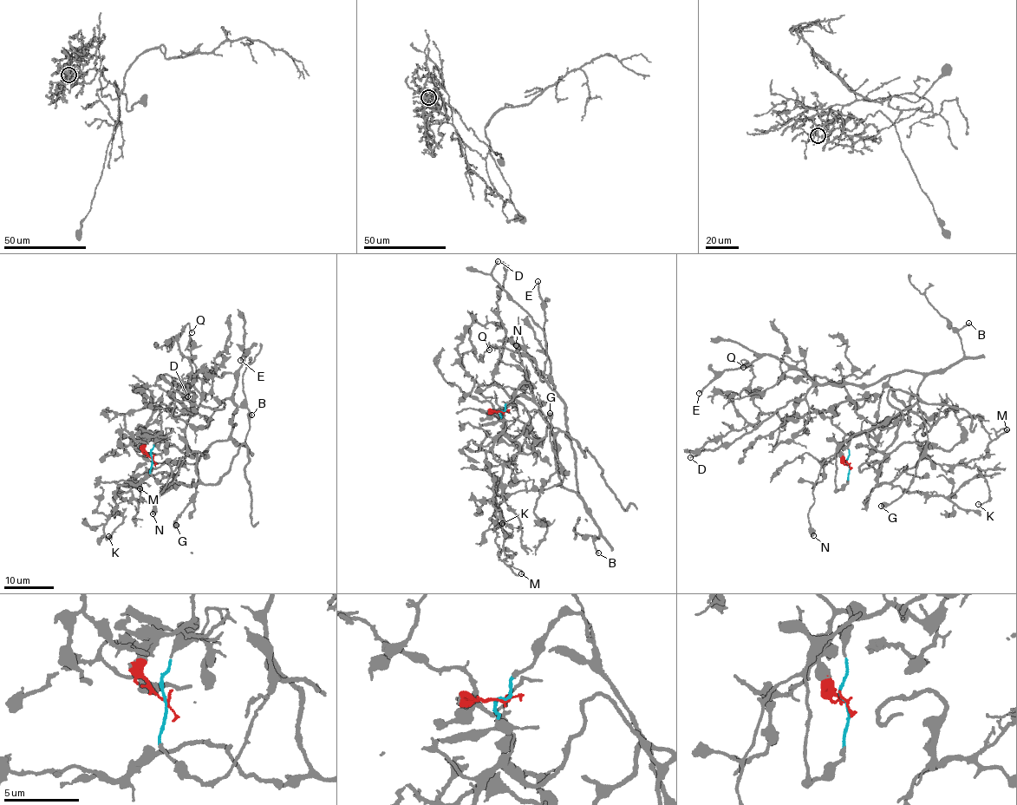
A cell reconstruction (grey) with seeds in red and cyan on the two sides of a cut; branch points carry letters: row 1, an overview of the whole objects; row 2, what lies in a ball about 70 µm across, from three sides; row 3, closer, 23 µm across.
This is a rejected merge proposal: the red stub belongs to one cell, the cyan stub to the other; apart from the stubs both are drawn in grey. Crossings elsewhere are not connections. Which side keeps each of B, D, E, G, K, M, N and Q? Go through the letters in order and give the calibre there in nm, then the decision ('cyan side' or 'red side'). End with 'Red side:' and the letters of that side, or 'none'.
B: 200 nm | cyan side
D: 190 nm | cyan side
E: 220 nm | cyan side
G: 650 nm | cyan side
K: 120 nm | red side
M: 150 nm | red side
N: 600 nm | cyan side
Q: 130 nm | red side
Red side: K, M, Q

